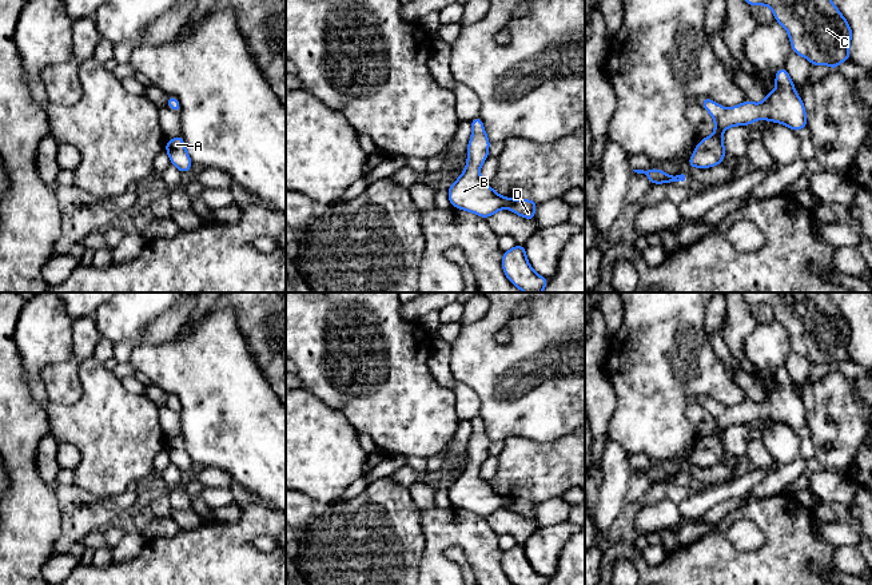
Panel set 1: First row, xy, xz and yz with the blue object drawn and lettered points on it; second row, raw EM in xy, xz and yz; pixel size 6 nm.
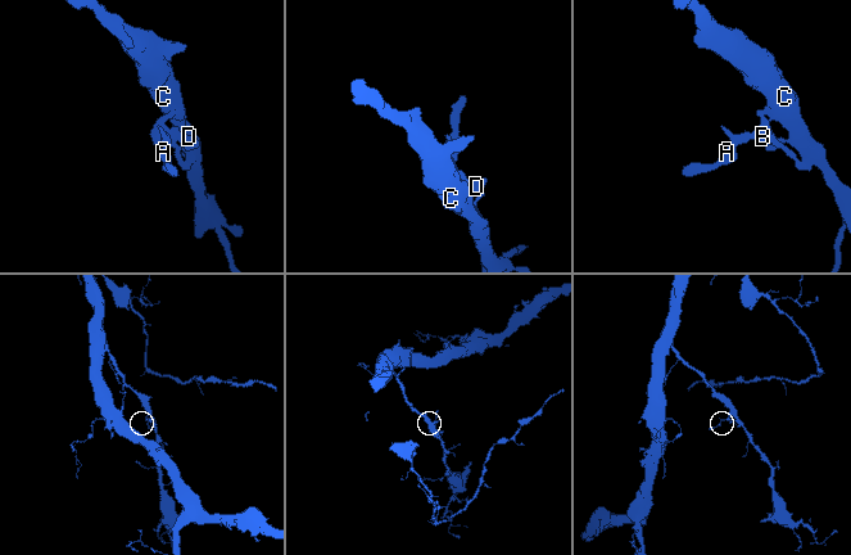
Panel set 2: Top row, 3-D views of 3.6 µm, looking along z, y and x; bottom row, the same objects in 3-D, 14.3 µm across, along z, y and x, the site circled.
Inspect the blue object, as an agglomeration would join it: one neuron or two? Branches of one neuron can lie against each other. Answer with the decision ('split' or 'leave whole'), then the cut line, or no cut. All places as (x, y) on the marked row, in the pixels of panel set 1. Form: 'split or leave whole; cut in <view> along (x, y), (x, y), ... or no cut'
leave whole; no cut

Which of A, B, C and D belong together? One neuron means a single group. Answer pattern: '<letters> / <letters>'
A B C D

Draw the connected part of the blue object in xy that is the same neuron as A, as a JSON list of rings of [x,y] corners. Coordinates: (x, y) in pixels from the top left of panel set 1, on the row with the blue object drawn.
[[[182,134],[175,139],[166,142],[166,151],[170,156],[170,162],[175,166],[182,174],[188,172],[192,167],[192,160],[186,151]]]

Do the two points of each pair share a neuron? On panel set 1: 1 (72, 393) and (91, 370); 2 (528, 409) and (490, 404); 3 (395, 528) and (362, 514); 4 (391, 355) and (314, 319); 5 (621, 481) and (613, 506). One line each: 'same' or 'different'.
1: different
2: same
3: same
4: same
5: same

